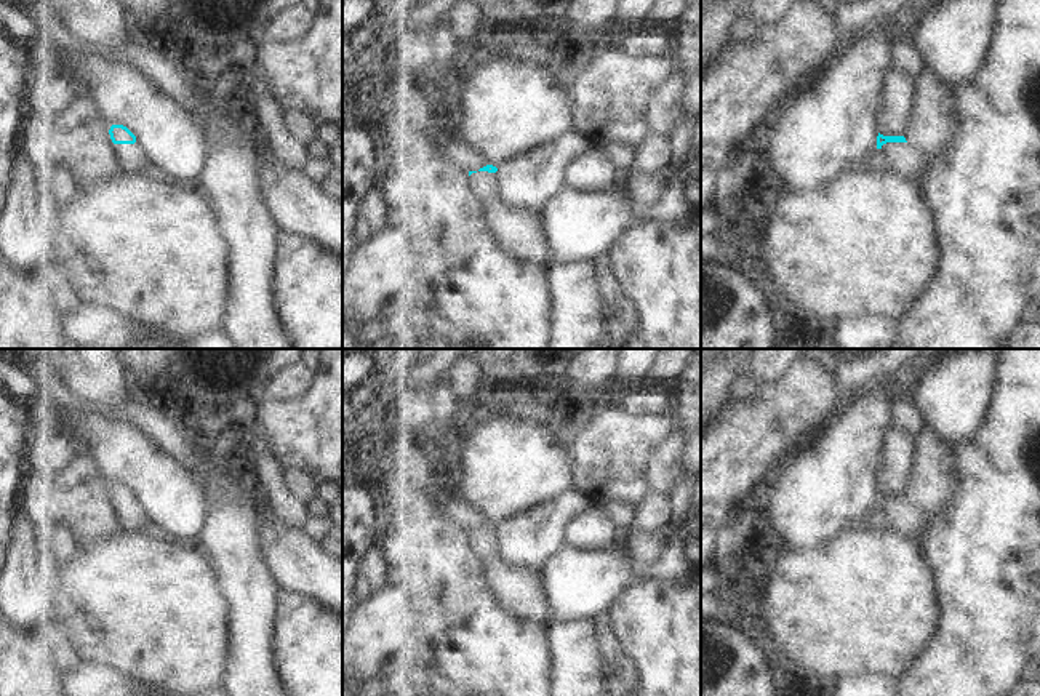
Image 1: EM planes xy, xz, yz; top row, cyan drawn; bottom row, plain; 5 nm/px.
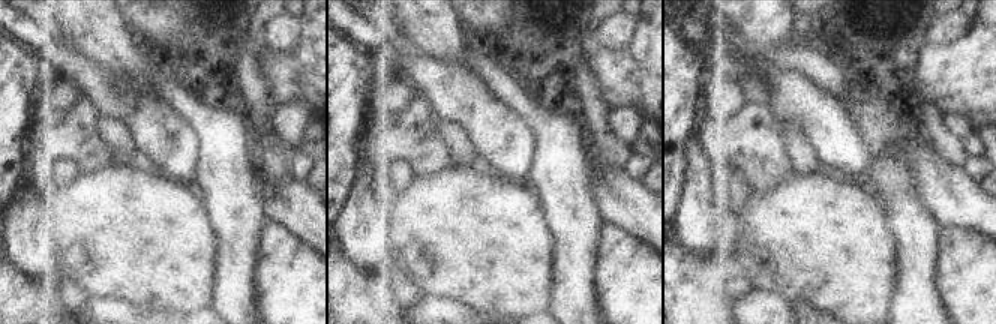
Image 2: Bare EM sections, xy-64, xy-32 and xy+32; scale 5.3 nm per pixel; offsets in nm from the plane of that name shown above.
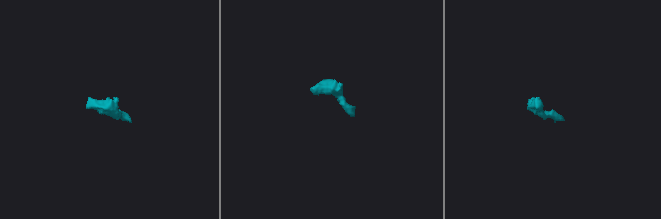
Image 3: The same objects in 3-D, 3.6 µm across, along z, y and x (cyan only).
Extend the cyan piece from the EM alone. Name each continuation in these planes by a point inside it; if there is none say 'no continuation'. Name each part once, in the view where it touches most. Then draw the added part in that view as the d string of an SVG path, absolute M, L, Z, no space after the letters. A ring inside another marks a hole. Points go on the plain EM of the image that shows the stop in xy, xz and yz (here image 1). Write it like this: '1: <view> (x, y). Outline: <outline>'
1: yz (901, 516). Outline: M886 501L880 509L885 525L902 538L915 539L926 525L926 514L909 501Z

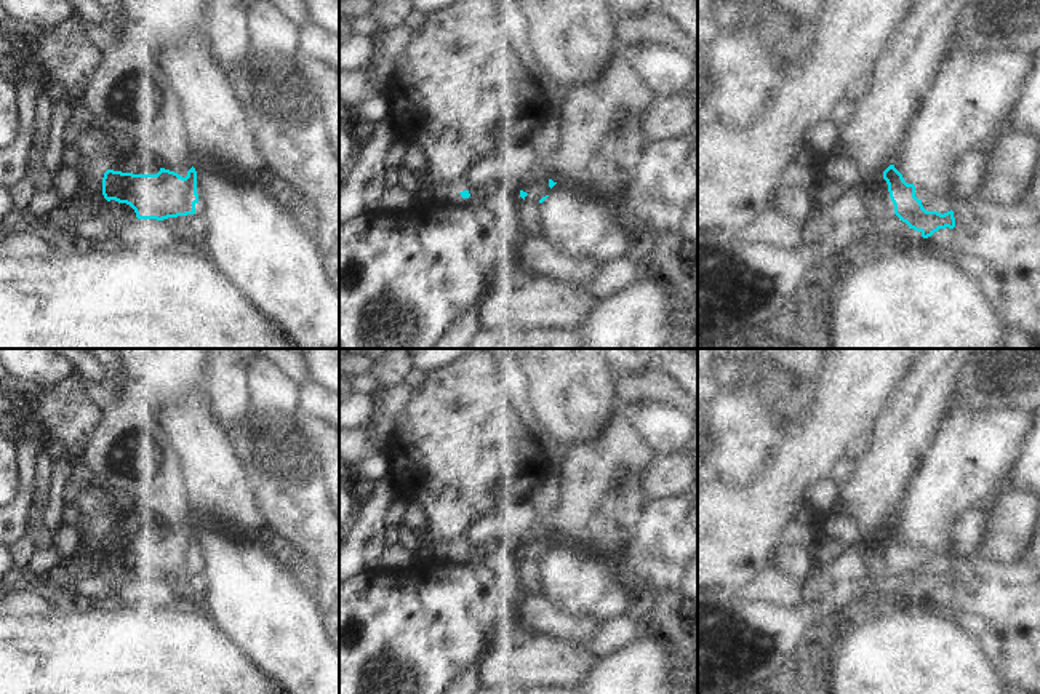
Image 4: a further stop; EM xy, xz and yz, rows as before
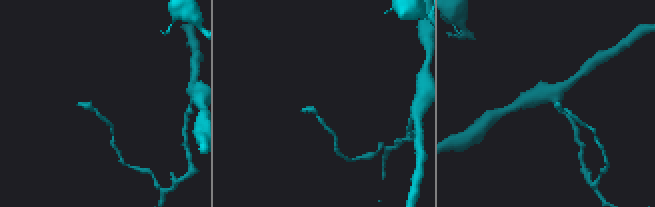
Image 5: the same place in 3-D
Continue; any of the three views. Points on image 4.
1: xy (132, 454). Outline: M88 349L101 363L101 419L85 443L80 462L94 477L93 489L109 501L125 501L146 515L157 513L160 526L186 536L195 523L184 461L162 422L162 392L157 385L133 382L123 371L115 349Z

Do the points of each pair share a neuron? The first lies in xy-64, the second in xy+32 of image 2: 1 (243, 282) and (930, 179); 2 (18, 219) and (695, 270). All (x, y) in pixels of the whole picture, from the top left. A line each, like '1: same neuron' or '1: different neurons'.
1: different neurons
2: different neurons

